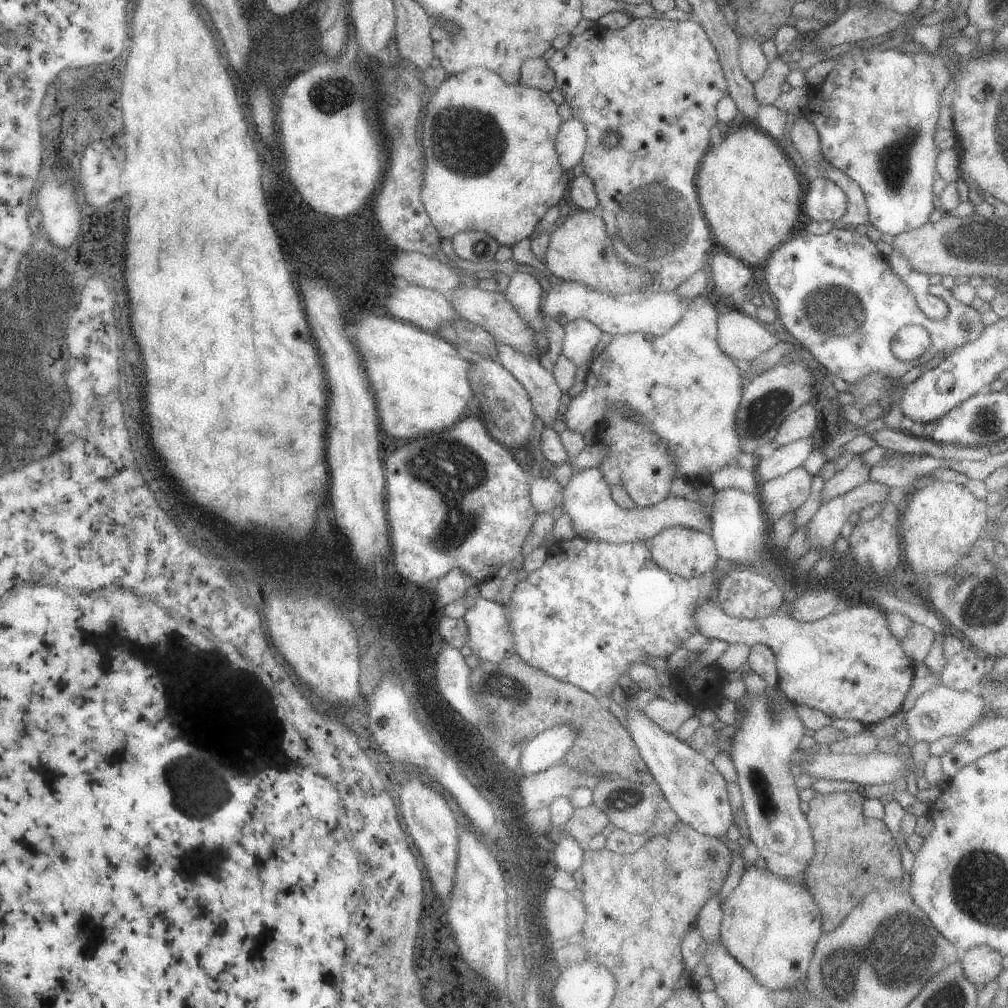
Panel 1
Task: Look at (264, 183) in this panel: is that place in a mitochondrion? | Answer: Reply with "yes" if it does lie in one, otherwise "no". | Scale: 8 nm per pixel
yes

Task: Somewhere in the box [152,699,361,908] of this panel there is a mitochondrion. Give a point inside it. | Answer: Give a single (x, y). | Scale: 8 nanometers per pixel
(188, 784)

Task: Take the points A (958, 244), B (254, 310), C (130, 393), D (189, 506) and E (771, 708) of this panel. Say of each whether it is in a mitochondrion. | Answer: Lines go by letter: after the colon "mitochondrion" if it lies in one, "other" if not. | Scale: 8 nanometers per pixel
A: mitochondrion
B: other
C: mitochondrion
D: other
E: mitochondrion

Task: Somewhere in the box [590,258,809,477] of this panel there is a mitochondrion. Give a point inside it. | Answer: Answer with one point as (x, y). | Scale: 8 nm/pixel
(759, 418)

